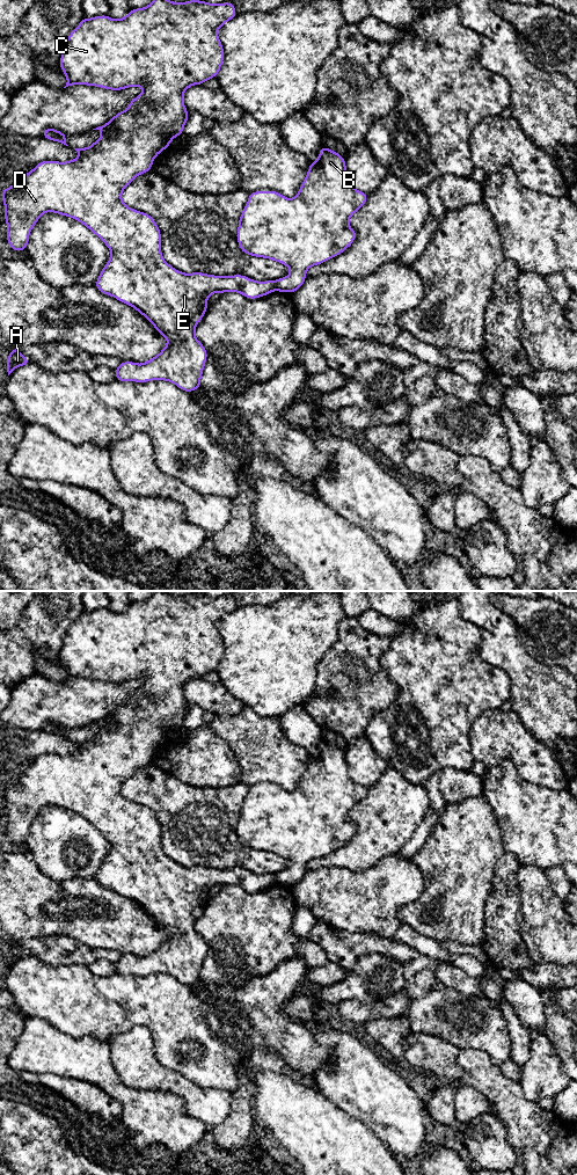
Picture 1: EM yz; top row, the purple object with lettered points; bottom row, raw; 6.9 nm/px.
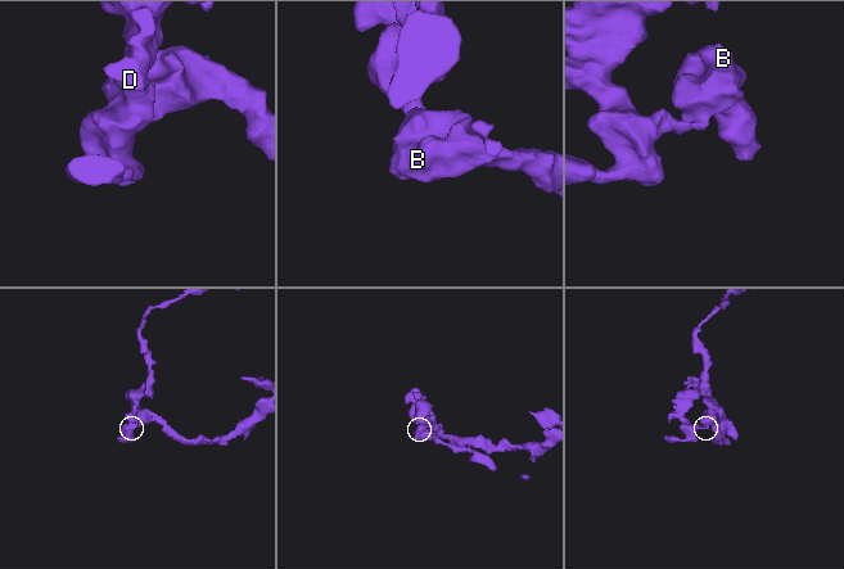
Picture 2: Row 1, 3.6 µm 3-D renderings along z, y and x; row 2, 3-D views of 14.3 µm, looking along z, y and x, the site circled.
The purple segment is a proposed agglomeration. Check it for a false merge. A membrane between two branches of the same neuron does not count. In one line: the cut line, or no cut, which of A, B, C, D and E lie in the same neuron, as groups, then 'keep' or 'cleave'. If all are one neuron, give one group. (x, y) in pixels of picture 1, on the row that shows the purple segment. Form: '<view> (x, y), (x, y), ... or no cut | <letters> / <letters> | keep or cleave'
yz (274, 282), (276, 289) | A C D E / B | cleave

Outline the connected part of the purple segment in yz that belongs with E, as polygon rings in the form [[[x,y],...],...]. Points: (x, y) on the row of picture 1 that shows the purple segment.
[[[153,0],[147,7],[131,9],[120,20],[108,15],[83,17],[63,46],[59,65],[67,78],[64,88],[87,85],[123,90],[141,86],[143,94],[134,97],[125,111],[93,129],[101,131],[101,138],[87,148],[74,148],[79,154],[75,160],[41,161],[12,187],[1,190],[7,242],[14,251],[25,250],[32,227],[45,212],[80,221],[111,251],[95,283],[97,290],[132,306],[168,340],[161,352],[144,364],[122,362],[115,370],[116,379],[122,382],[166,380],[187,393],[202,388],[207,351],[195,337],[195,330],[207,311],[207,298],[212,293],[234,291],[256,299],[276,290],[273,280],[257,282],[243,275],[214,276],[176,270],[162,257],[161,232],[154,219],[122,202],[123,190],[138,175],[149,171],[155,156],[176,136],[183,134],[189,118],[184,92],[218,75],[224,48],[217,31],[236,15],[232,1],[212,5],[200,0]]]

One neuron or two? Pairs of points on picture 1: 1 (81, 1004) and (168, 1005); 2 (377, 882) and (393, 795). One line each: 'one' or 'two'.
1: one
2: two

